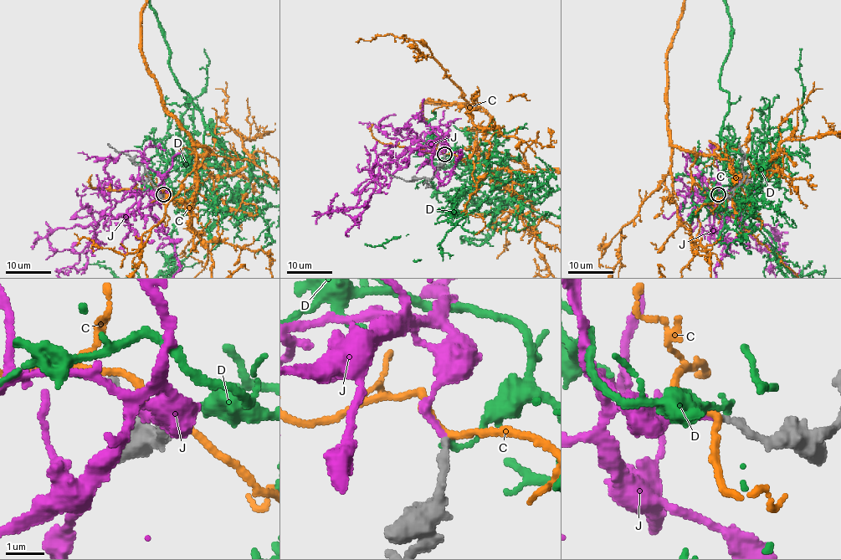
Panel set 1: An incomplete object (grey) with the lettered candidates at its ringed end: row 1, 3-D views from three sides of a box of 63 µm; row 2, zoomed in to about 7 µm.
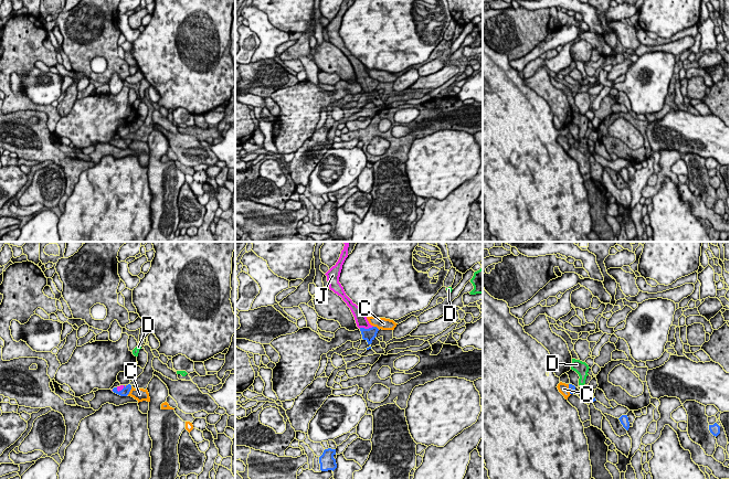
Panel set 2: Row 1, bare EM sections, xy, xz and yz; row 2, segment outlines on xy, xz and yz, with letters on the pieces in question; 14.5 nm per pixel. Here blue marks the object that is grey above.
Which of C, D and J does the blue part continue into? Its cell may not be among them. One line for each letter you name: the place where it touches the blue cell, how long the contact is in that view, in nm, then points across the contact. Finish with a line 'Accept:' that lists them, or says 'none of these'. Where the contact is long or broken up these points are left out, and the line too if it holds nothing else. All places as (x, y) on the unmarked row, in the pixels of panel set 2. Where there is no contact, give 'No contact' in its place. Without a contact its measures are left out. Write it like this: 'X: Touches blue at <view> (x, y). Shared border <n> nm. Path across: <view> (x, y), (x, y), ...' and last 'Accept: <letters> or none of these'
J: Touches blue at xz (366, 82). Shared border 220 nm. Path across: xz (369, 87), (366, 82), (360, 71)
Accept: J

